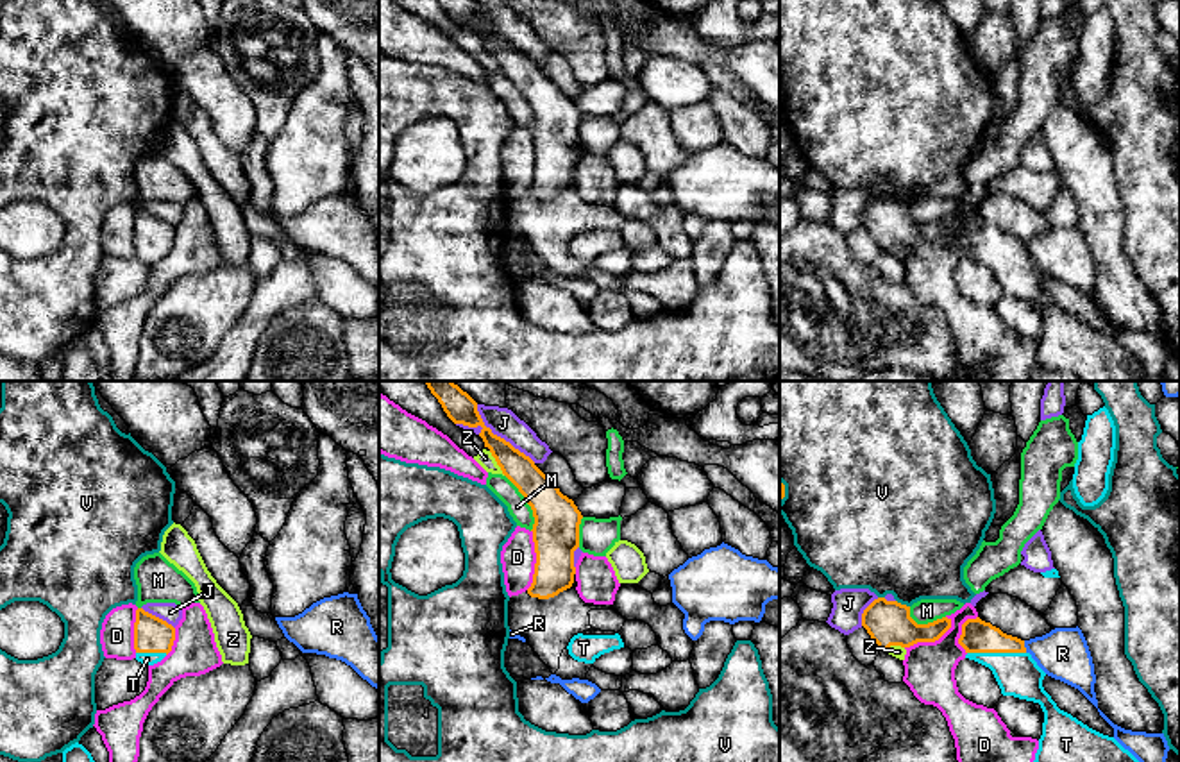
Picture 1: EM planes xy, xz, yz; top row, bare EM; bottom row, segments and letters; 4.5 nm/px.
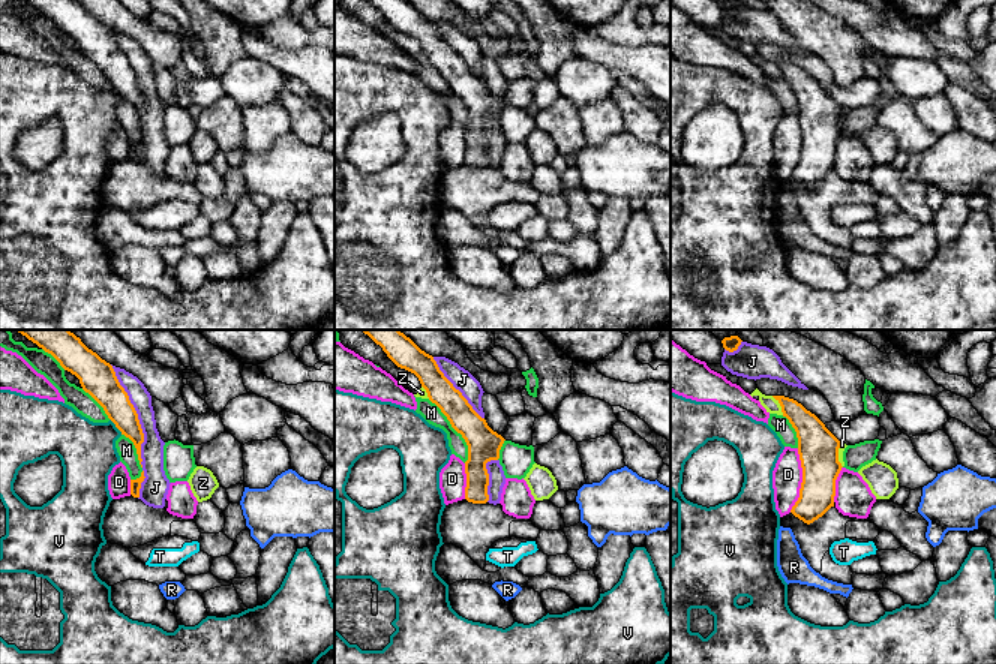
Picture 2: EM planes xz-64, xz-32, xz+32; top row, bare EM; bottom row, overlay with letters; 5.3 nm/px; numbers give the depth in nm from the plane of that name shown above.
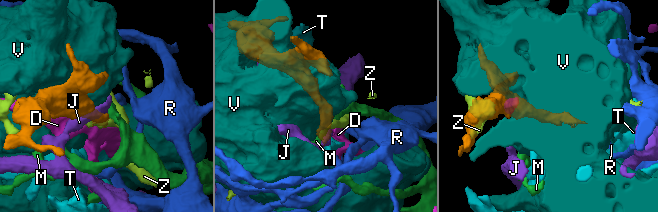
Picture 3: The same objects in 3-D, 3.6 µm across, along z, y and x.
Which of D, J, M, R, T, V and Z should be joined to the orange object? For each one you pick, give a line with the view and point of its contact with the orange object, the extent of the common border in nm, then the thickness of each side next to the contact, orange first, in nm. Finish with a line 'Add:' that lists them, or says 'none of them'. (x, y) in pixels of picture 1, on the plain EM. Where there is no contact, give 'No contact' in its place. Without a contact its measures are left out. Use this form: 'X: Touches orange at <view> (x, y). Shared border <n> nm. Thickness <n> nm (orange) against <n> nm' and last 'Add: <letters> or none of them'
T: Touches orange at yz (996, 251). Shared border 260 nm. Thickness 140 nm (orange) against 200 nm
Add: T

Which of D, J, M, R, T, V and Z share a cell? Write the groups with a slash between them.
D / J / M / R / T / V / Z

